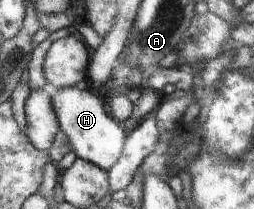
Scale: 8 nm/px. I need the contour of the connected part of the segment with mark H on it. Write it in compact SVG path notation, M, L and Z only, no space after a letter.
M86 84L56 91L53 101L57 105L61 128L72 142L78 157L92 161L110 172L124 156L129 132L119 125L119 120L113 116L108 103L103 102L99 95L95 95L89 88Z

